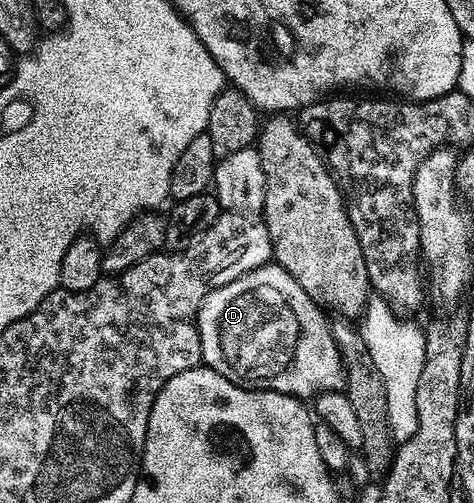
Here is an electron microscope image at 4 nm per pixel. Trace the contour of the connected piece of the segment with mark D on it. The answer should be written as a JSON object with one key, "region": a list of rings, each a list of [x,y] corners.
{"region":[[[267,263],[256,267],[211,289],[203,299],[198,312],[202,365],[246,389],[271,389],[299,399],[339,392],[344,385],[342,357],[338,354],[331,324],[326,323],[325,315],[318,309],[321,309],[319,302],[310,297],[282,265]]]}

